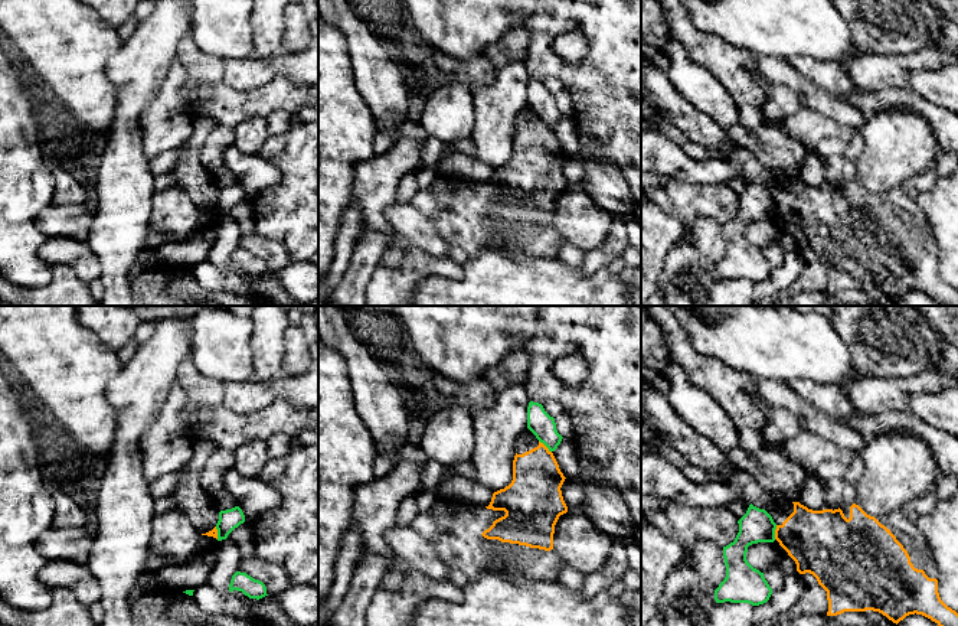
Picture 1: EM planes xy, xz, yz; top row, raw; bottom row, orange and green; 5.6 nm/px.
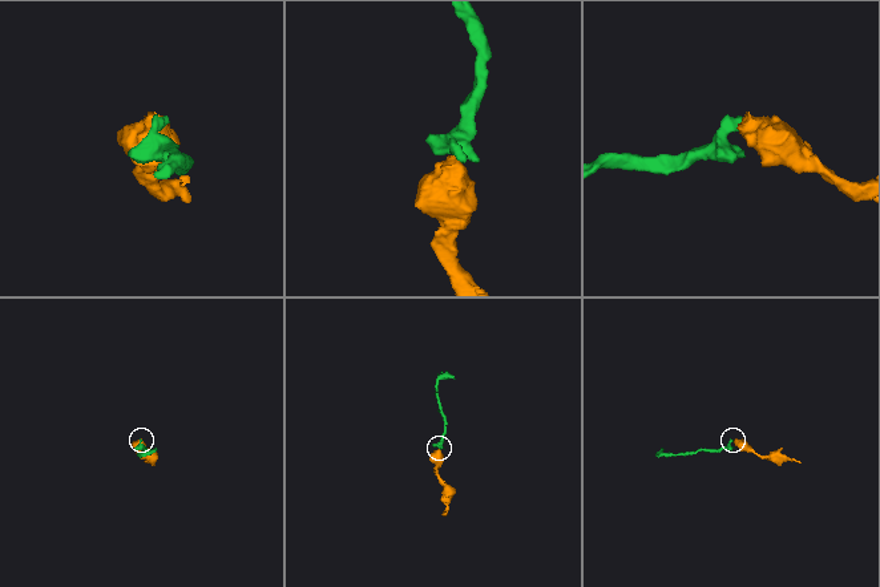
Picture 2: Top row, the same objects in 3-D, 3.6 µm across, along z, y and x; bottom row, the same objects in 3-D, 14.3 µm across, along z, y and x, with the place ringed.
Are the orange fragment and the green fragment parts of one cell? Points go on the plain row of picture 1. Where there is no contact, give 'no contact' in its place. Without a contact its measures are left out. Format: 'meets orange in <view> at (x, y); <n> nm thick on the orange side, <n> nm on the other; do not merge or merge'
meets orange in xz at (545, 123); 280 nm thick on the orange side, 140 nm on the other; do not merge

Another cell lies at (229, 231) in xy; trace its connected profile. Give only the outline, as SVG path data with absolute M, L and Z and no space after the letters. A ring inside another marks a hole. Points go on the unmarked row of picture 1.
M222 216L218 219L216 241L209 250L207 260L218 268L229 268L232 252L238 248L242 229L241 225L228 218Z

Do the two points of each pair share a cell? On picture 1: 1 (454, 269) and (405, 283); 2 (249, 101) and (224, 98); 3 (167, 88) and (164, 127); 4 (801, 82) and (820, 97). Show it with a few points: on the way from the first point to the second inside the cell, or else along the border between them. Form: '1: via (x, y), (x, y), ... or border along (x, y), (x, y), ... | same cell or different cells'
1: via (442, 269), (419, 269), (417, 271) | same cell
2: via (244, 101), (229, 101) | same cell
3: via (167, 98), (164, 117) | same cell
4: via (806, 87), (816, 97) | same cell

